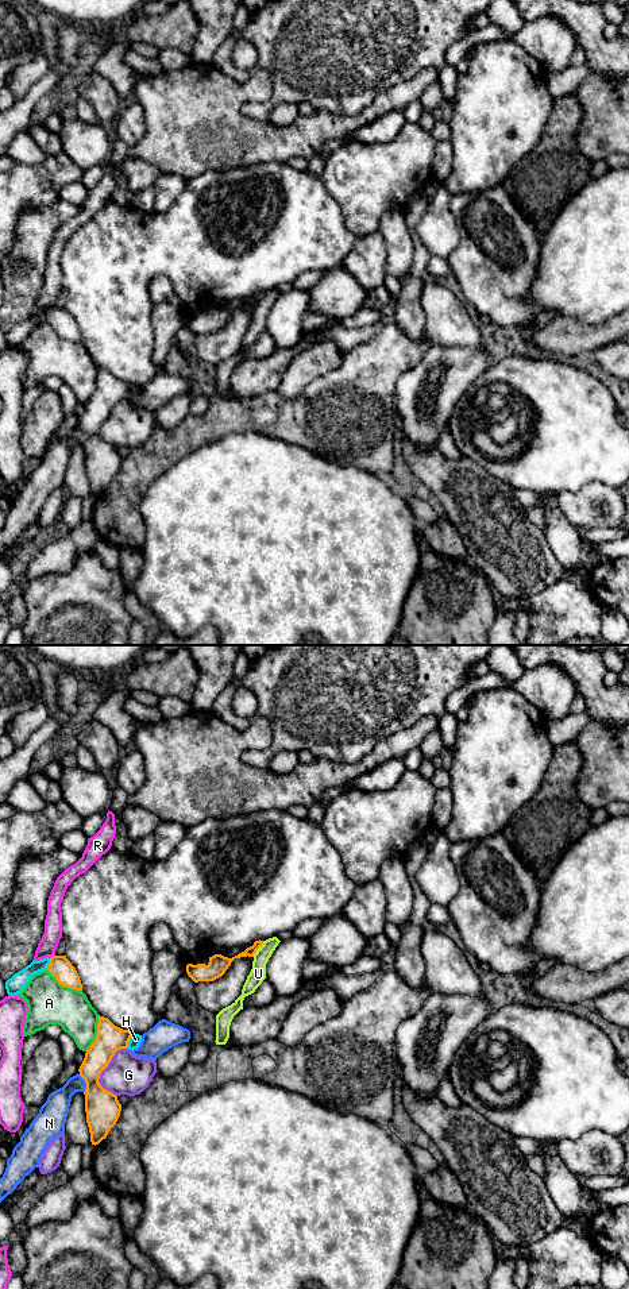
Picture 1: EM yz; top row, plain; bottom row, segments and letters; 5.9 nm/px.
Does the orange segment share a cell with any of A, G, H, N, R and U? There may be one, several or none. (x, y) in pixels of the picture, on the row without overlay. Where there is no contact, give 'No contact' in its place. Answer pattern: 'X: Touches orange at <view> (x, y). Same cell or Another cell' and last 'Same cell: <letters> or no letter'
A: Touches orange at yz (97, 385). Another cell
G: Touches orange at yz (101, 423). Another cell
H: Touches orange at yz (128, 393). Another cell
N: Touches orange at yz (87, 436). Another cell
R: Touches orange at yz (51, 309). Another cell
U: Touches orange at yz (258, 300). Another cell
Same cell: no letter

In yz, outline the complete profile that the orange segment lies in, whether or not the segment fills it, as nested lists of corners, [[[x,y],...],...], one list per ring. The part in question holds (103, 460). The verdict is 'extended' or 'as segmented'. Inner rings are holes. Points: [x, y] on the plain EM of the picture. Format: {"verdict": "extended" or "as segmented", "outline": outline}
{"verdict": "as segmented", "outline": [[[99,367],[96,391],[86,402],[78,421],[80,428],[86,435],[84,444],[86,475],[90,485],[90,494],[94,498],[107,490],[121,463],[117,448],[100,437],[100,427],[117,402],[128,400],[132,387],[135,386],[130,382],[123,382],[115,378],[108,370]]]}

